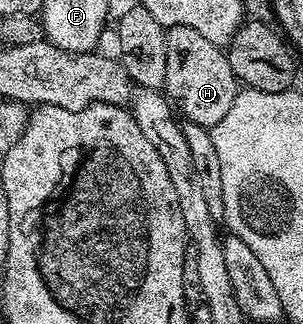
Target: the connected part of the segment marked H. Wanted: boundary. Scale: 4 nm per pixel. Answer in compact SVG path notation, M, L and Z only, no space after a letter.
M175 26L166 31L167 78L163 89L182 117L193 120L199 126L213 129L235 102L239 81L232 72L222 45L207 42L203 34L191 30L191 26Z

